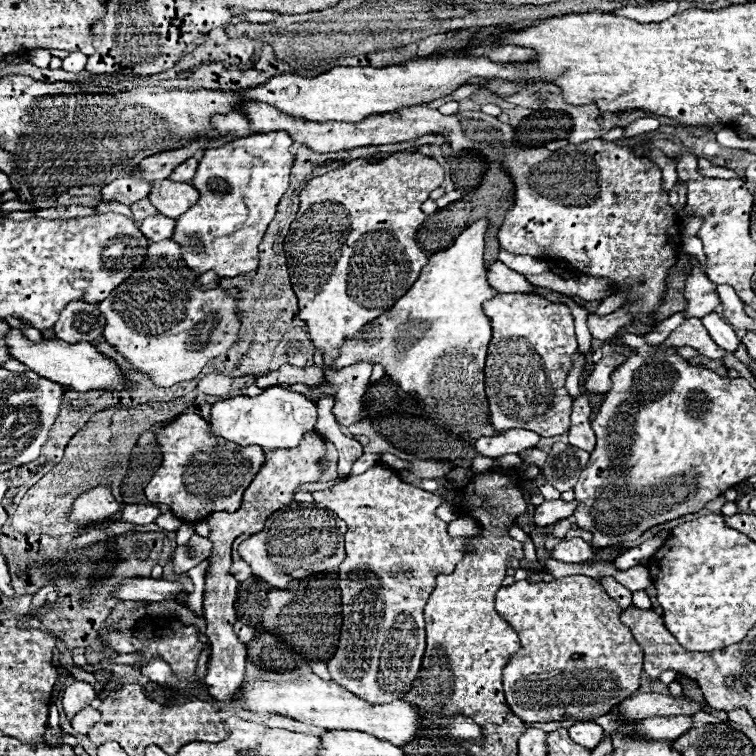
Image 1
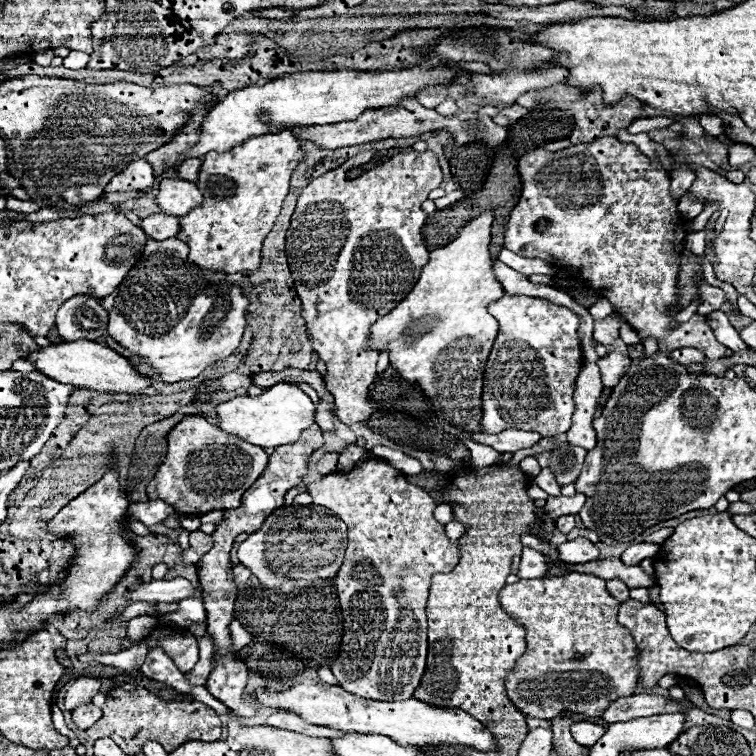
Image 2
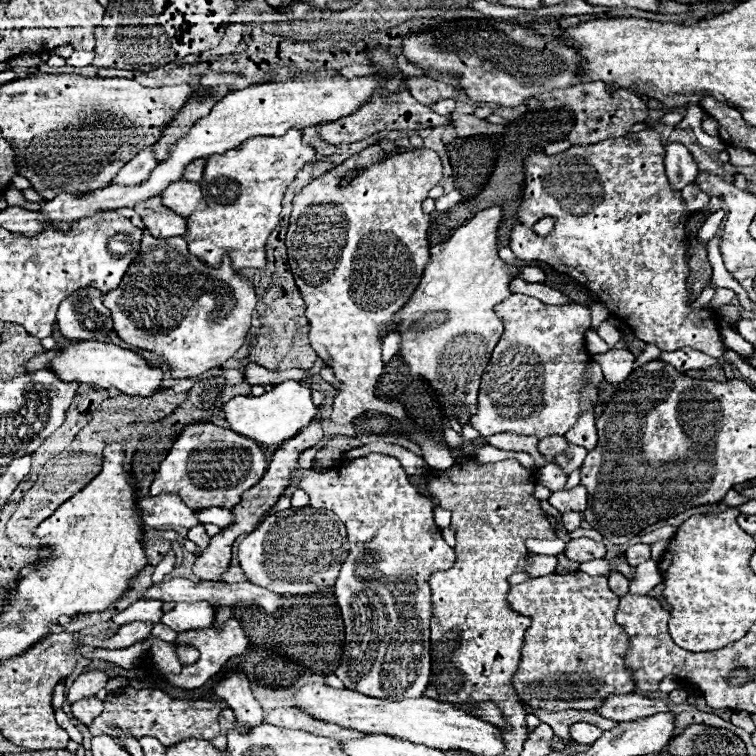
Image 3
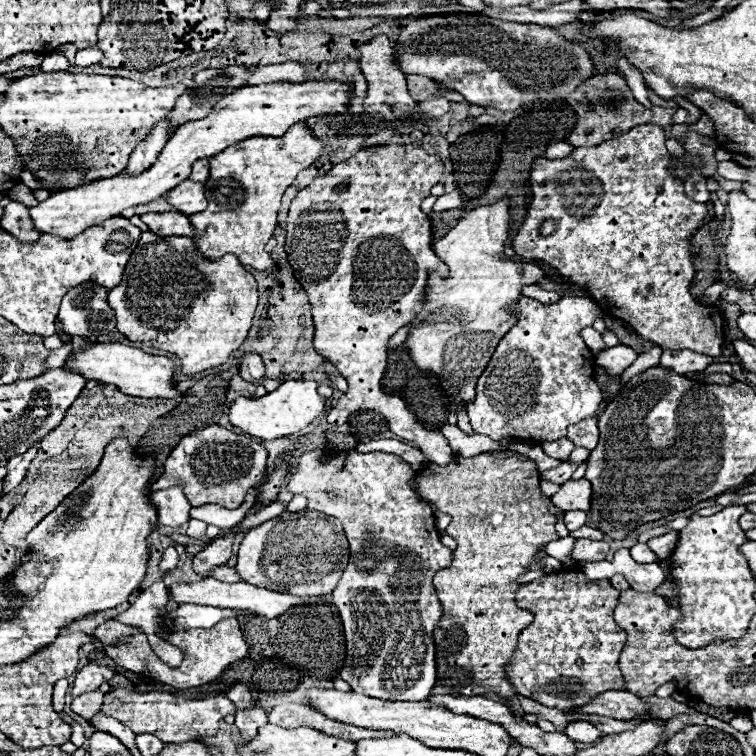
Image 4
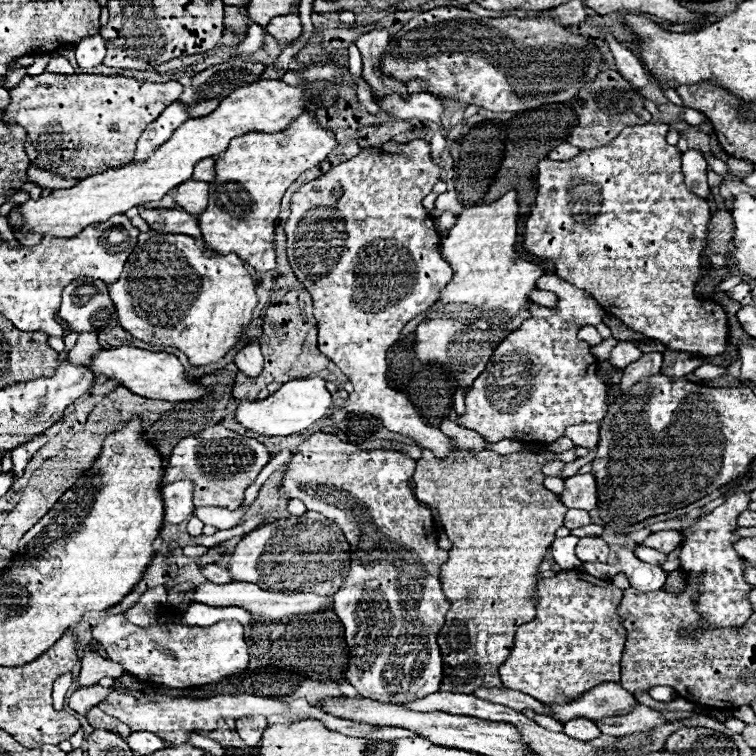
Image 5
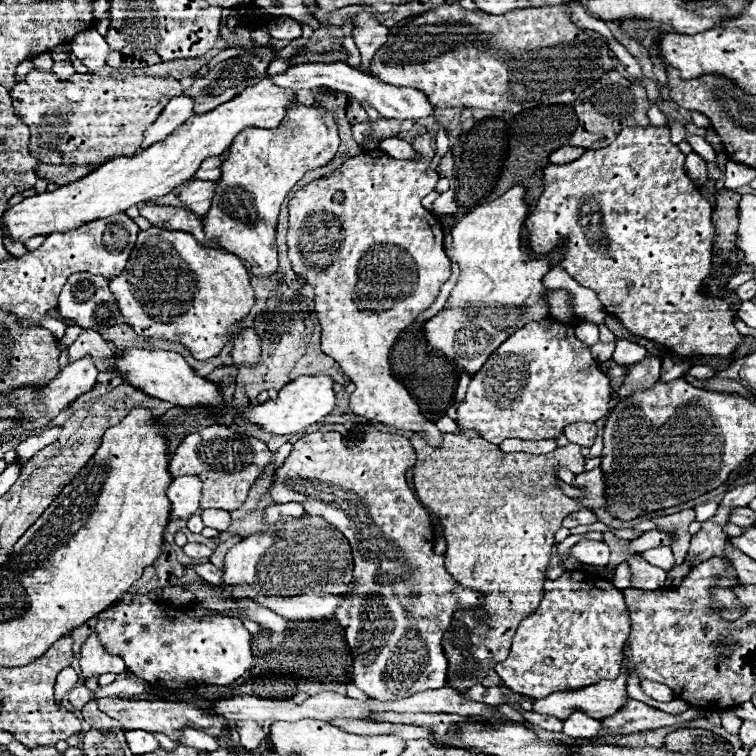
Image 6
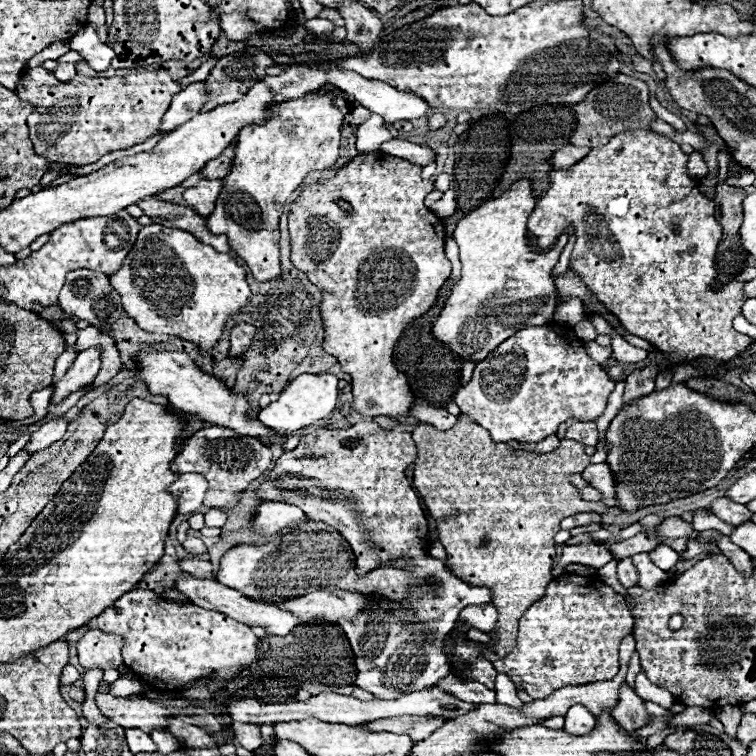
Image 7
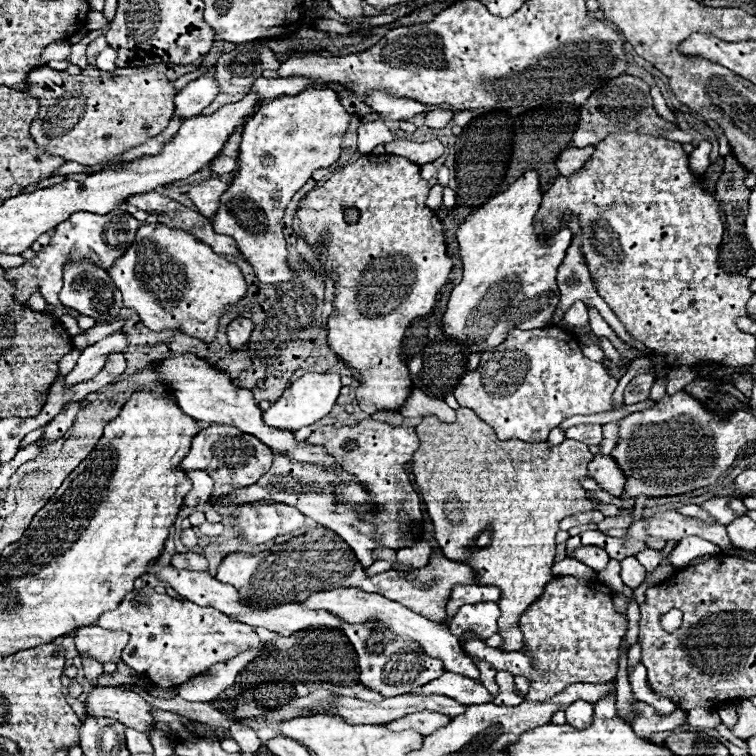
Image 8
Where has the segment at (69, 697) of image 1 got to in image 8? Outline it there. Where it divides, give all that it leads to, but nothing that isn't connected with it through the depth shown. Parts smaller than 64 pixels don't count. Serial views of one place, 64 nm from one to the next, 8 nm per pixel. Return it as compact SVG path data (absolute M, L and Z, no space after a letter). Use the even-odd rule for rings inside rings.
M84 626L76 632L74 644L80 654L94 656L104 662L118 662L122 648L128 644L128 632L110 632L100 626Z

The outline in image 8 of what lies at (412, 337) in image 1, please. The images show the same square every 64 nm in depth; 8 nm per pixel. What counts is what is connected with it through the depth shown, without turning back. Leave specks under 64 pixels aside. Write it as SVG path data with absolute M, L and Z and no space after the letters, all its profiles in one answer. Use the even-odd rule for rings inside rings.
M528 170L506 192L496 194L458 228L464 262L462 282L452 290L442 318L444 334L464 344L466 352L484 352L498 346L512 328L544 328L560 302L556 272L572 240L570 228L550 236L534 232L534 216L540 210L542 190L538 172Z

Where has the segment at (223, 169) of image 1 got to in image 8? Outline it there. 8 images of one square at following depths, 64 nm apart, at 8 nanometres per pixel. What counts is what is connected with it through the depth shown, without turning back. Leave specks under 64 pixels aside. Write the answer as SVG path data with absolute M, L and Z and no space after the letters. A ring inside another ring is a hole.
M308 86L300 94L294 96L278 96L270 102L264 102L256 114L246 122L240 142L240 154L238 154L238 176L230 182L230 188L226 194L222 194L220 210L212 220L212 226L218 234L232 236L238 244L238 250L242 252L244 260L254 268L260 282L276 284L276 282L290 282L298 276L294 268L288 266L288 250L286 240L282 234L282 216L292 200L292 196L300 190L300 186L312 176L318 168L332 166L340 152L342 152L342 138L352 122L352 116L340 106L340 100L334 90L330 88L318 88Z

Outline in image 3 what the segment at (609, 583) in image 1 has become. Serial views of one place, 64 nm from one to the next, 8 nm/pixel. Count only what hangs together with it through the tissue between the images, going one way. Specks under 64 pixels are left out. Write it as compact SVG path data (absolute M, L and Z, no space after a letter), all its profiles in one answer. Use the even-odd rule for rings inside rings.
M612 572L608 576L608 582L610 582L610 588L612 588L612 592L616 596L624 596L628 592L628 578L626 576L622 576L618 572Z

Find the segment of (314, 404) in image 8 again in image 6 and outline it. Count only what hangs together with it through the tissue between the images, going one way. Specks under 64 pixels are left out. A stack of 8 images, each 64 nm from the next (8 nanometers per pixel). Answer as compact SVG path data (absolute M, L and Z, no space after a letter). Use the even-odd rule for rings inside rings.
M298 376L296 380L288 382L274 400L268 400L264 404L254 406L252 410L244 412L242 418L250 424L260 424L264 432L286 436L306 430L312 424L322 422L332 410L336 408L334 400L334 380L330 376Z

